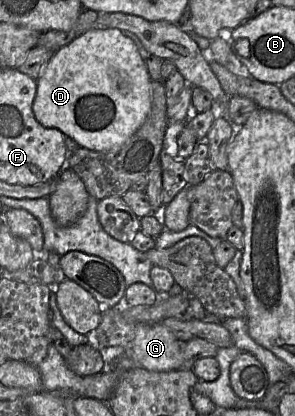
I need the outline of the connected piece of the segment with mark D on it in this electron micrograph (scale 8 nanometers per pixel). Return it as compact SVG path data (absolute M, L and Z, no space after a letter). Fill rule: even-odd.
M92 28L73 39L54 52L36 83L32 105L36 120L97 152L121 148L151 109L152 80L145 61L134 41L118 28Z

